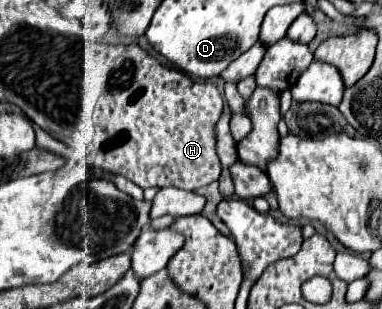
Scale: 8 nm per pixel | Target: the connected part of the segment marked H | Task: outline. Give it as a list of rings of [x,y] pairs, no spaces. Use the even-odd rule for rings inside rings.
[[[79,41],[79,127],[75,127],[75,135],[67,139],[67,147],[89,165],[93,161],[89,153],[93,153],[93,167],[119,173],[143,189],[173,185],[195,191],[205,187],[221,175],[221,163],[215,153],[215,125],[221,111],[223,97],[211,81],[195,79],[161,65],[137,43],[111,45]]]

